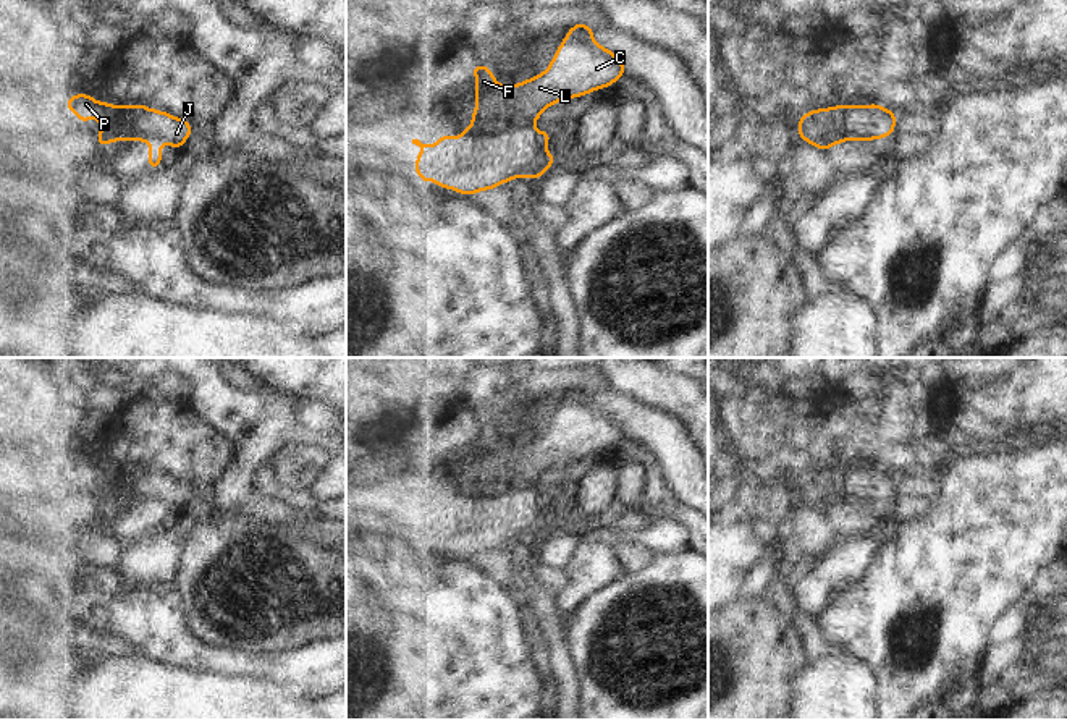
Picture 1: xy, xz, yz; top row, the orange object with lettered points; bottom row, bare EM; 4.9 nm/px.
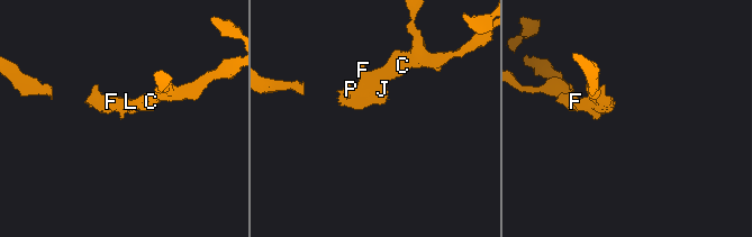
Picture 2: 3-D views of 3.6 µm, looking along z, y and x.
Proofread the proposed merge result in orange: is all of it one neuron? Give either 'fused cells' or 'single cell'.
fused cells

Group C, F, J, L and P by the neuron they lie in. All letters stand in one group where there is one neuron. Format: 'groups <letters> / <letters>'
groups C F L / J P

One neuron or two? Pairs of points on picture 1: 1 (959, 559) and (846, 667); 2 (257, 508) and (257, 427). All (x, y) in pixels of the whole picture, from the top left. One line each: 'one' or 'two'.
1: two
2: two

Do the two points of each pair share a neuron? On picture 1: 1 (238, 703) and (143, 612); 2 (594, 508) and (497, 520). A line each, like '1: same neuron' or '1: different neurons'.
1: different neurons
2: different neurons

